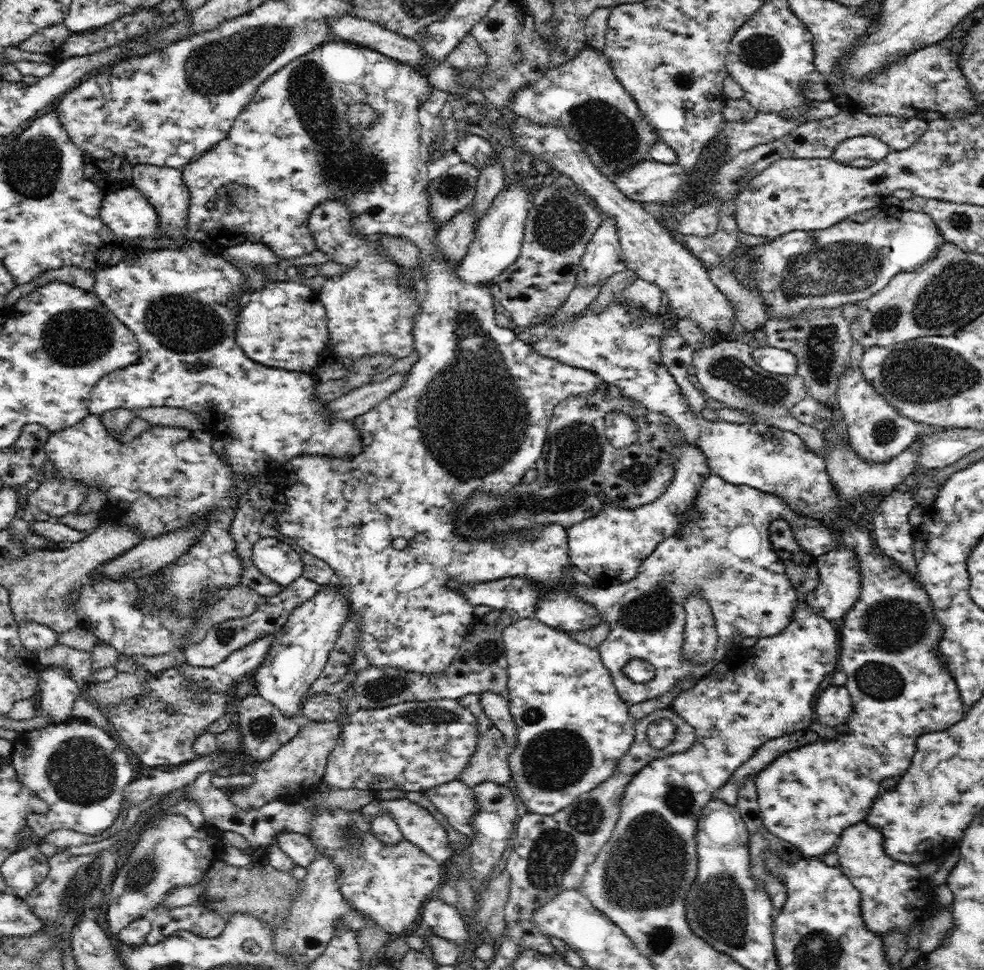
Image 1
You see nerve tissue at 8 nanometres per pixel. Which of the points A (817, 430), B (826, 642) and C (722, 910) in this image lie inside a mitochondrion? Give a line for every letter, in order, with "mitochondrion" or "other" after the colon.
A: other
B: other
C: mitochondrion

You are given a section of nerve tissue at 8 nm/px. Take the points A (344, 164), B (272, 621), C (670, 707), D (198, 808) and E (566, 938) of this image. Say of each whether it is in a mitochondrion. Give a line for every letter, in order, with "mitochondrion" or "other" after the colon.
A: mitochondrion
B: other
C: other
D: other
E: other

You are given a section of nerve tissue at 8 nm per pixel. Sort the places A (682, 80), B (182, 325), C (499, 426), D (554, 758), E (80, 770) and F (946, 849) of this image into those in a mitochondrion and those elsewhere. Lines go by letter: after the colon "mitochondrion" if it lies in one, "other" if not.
A: mitochondrion
B: mitochondrion
C: mitochondrion
D: mitochondrion
E: mitochondrion
F: other

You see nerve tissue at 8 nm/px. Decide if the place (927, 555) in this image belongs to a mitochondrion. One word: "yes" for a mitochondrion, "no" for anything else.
no

